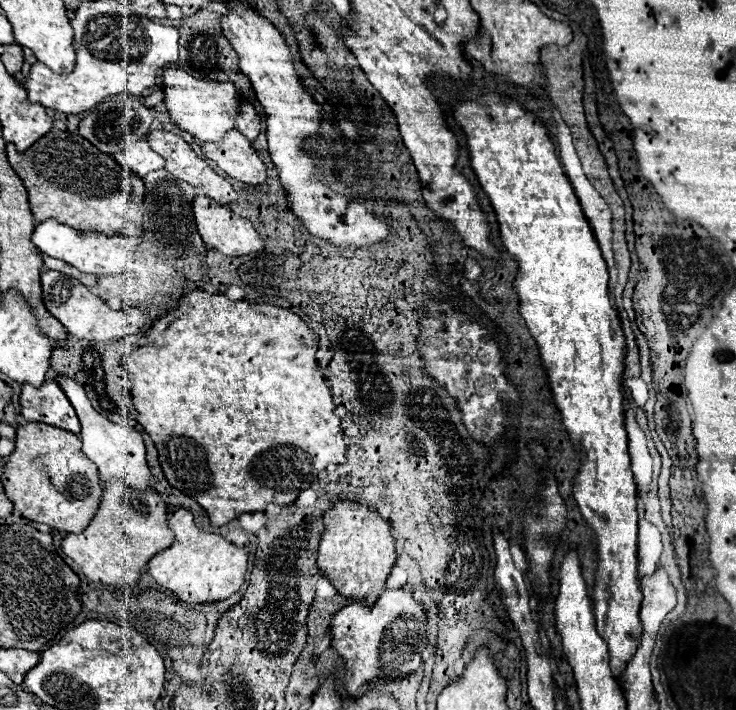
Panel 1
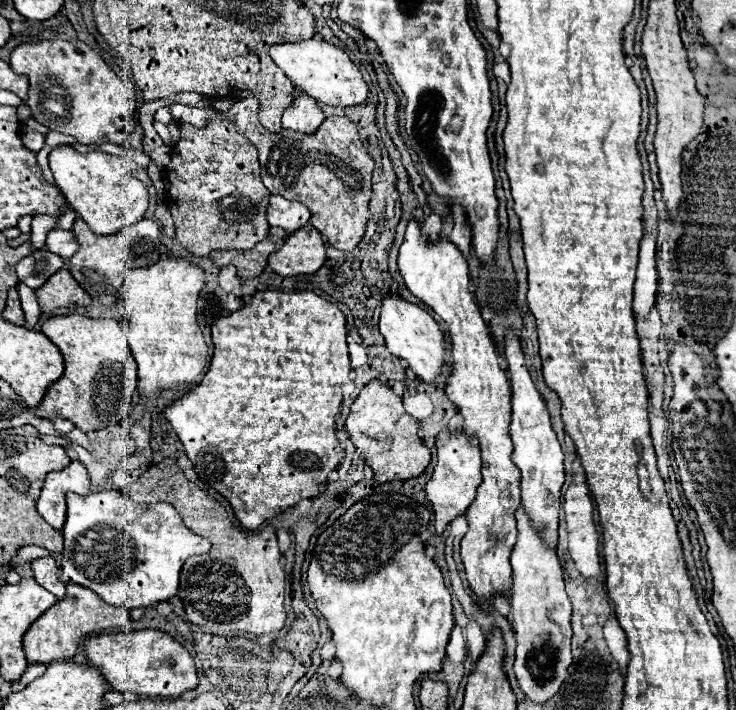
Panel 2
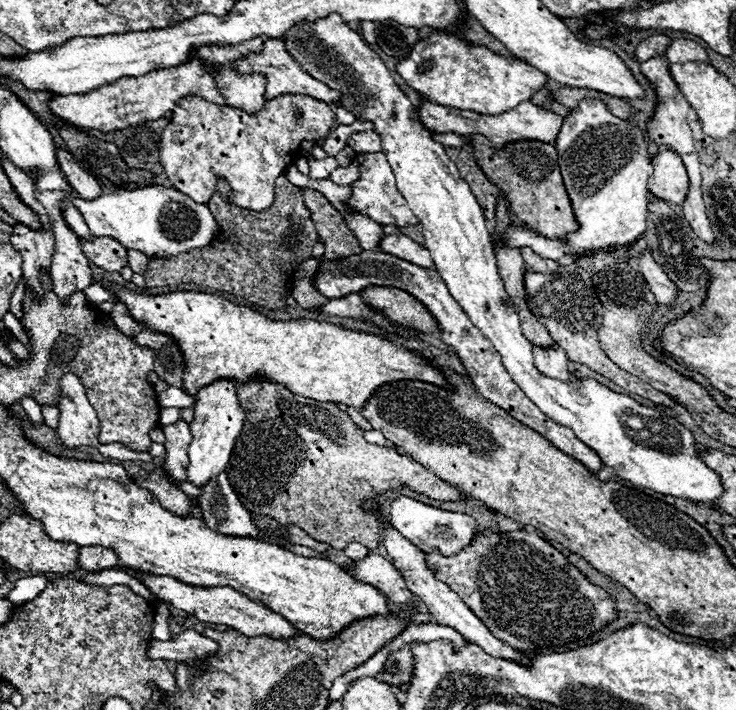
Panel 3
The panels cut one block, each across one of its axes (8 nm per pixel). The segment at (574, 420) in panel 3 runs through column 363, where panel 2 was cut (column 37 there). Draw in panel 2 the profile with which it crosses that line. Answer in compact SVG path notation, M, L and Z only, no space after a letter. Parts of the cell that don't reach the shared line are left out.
M78 38L26 40L10 54L10 66L14 72L30 78L26 104L32 110L32 118L40 124L76 136L80 144L128 144L128 136L136 126L136 86L118 78L106 60L86 42Z

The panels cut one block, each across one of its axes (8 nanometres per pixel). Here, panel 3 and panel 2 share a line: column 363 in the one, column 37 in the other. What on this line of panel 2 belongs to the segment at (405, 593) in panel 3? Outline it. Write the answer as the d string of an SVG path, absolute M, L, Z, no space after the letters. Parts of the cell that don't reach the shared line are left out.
M54 558L32 560L32 570L34 570L36 582L42 588L46 588L48 592L52 592L60 600L66 596L66 584L60 582L60 568L58 568L58 564L56 564Z

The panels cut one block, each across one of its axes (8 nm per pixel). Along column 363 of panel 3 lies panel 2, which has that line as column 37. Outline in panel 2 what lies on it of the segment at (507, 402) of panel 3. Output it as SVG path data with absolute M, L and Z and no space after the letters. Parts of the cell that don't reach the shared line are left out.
M38 250L32 256L20 260L16 266L16 272L18 272L18 278L22 284L36 290L52 274L62 270L62 266L64 266L64 260L60 256L54 256L52 252L46 252L46 250Z

